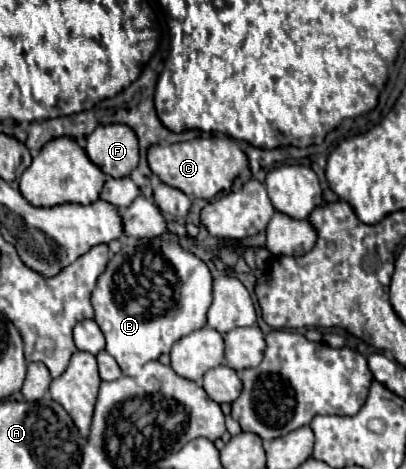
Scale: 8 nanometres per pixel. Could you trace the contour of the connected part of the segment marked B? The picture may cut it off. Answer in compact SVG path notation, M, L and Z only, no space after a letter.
M164 238L124 240L124 242L122 242L122 250L120 250L118 254L112 254L112 256L110 256L110 260L108 260L108 264L106 264L106 270L98 276L96 288L94 288L94 292L92 292L92 306L94 306L94 312L96 312L94 320L96 320L96 324L100 326L104 338L106 338L106 352L118 362L118 366L122 368L122 372L124 372L126 376L136 376L136 374L140 372L140 368L142 368L146 362L158 360L160 354L168 354L170 348L172 348L172 344L174 344L176 340L180 340L182 336L186 336L186 334L190 334L190 332L194 332L194 330L198 330L198 328L202 328L202 326L206 326L206 312L208 312L208 308L210 308L210 302L212 302L212 274L210 274L206 262L202 262L198 256L194 256L192 252L188 252L186 248L182 248L180 244L168 242L168 240L164 240Z

